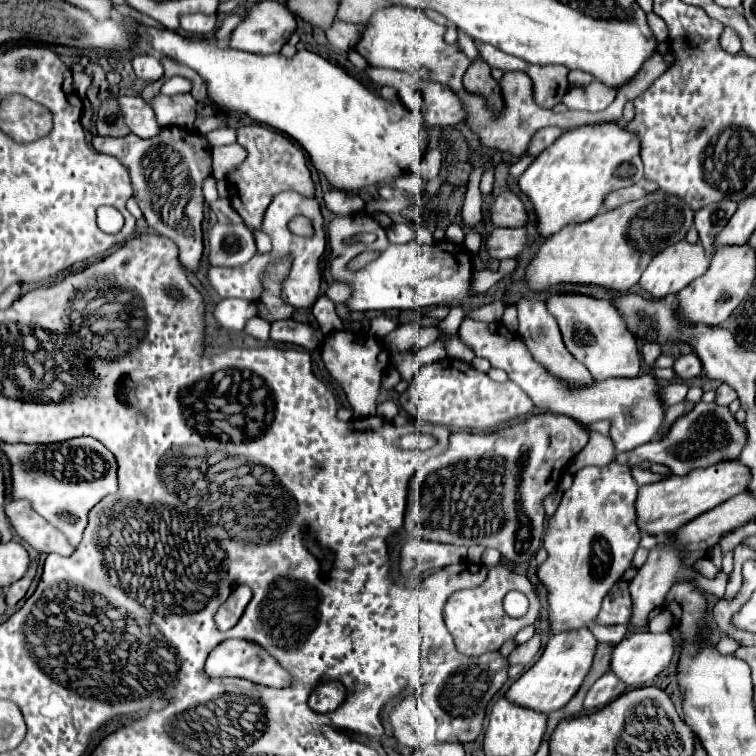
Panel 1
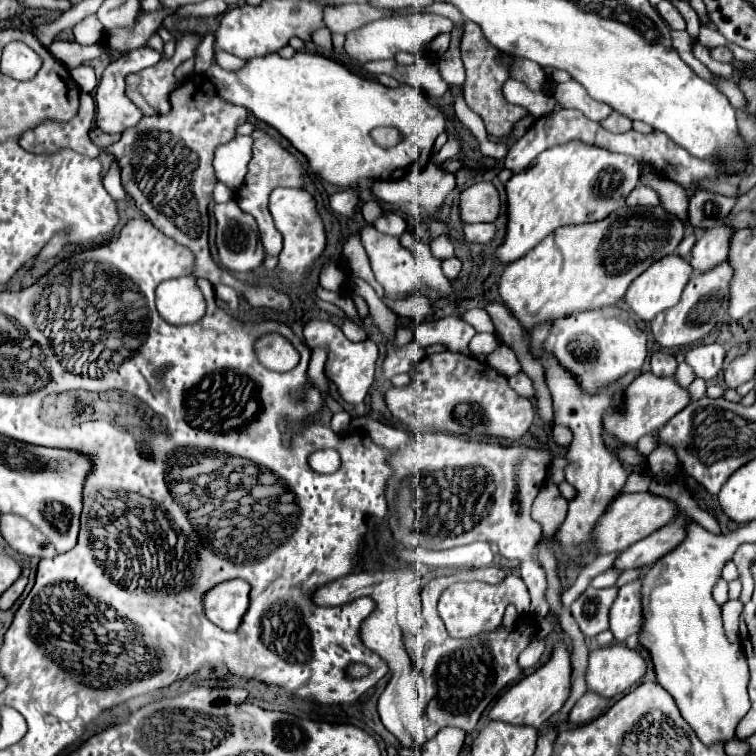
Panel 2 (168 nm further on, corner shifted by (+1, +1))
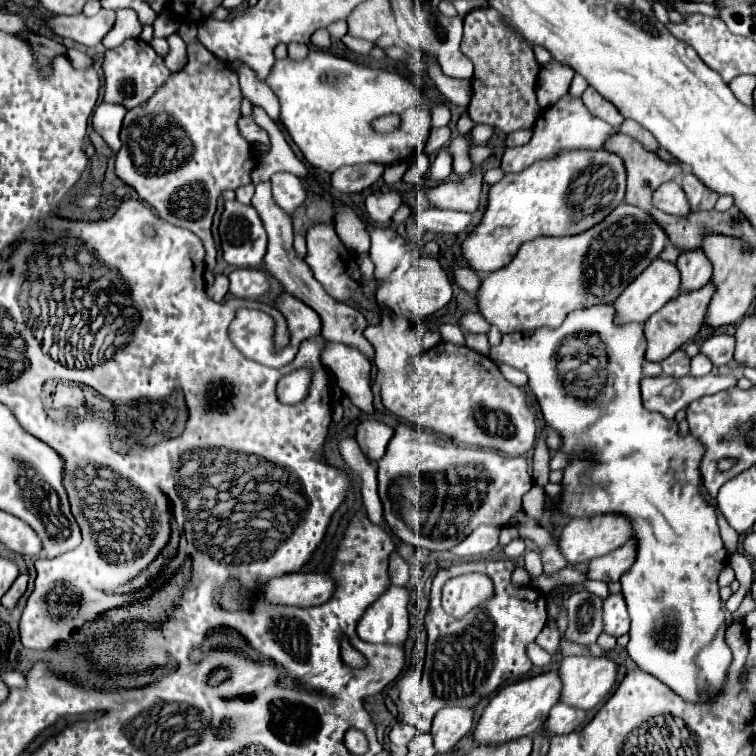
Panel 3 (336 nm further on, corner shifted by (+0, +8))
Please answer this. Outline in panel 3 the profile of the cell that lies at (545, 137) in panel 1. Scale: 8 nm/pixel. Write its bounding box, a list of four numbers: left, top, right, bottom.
[502,96,616,172]

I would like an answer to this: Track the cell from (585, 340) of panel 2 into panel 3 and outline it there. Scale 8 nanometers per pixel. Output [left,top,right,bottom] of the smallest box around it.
[490,304,732,704]

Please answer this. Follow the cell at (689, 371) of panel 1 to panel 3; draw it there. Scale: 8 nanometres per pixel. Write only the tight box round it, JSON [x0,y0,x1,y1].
[700,334,734,368]

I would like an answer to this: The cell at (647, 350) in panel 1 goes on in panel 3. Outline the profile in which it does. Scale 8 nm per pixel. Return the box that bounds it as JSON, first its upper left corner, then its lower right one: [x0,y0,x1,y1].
[660,348,690,378]

